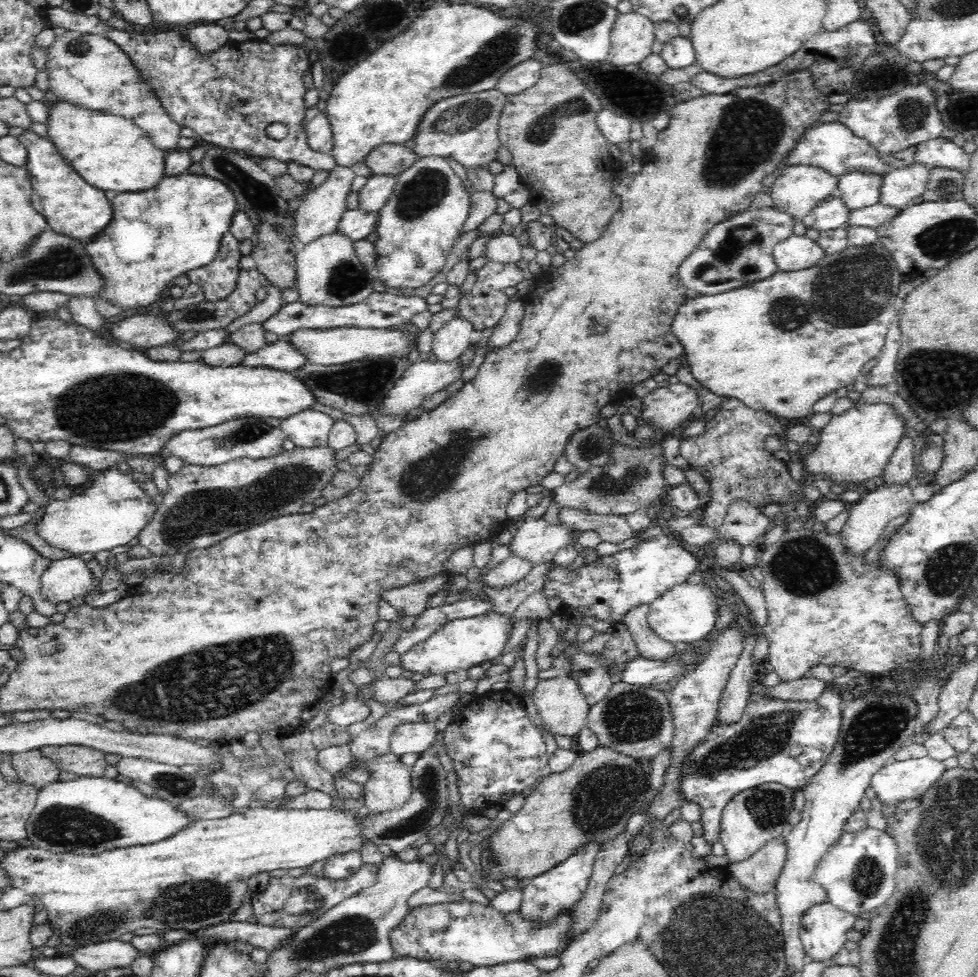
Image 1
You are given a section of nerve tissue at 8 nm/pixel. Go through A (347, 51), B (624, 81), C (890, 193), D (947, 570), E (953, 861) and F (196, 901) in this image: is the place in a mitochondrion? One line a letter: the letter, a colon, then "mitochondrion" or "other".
A: other
B: other
C: other
D: mitochondrion
E: mitochondrion
F: mitochondrion

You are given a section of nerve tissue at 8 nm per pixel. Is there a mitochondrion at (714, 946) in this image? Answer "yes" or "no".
yes

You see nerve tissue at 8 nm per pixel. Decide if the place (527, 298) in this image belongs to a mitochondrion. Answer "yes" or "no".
no

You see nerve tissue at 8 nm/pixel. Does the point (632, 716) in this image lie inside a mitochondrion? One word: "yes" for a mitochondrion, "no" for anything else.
yes

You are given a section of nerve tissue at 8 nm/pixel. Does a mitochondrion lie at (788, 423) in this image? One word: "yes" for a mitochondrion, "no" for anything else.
no

